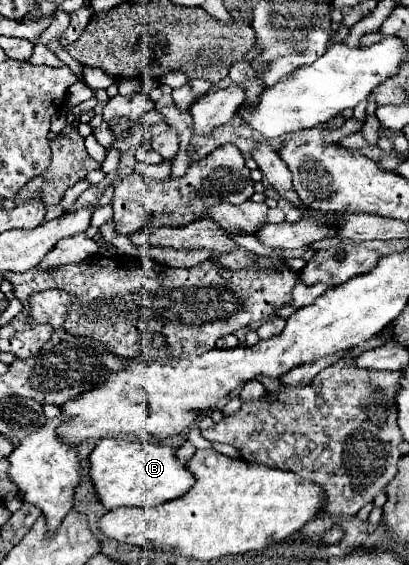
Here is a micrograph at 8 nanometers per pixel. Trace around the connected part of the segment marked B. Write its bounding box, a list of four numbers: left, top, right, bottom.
[90,437,194,509]

